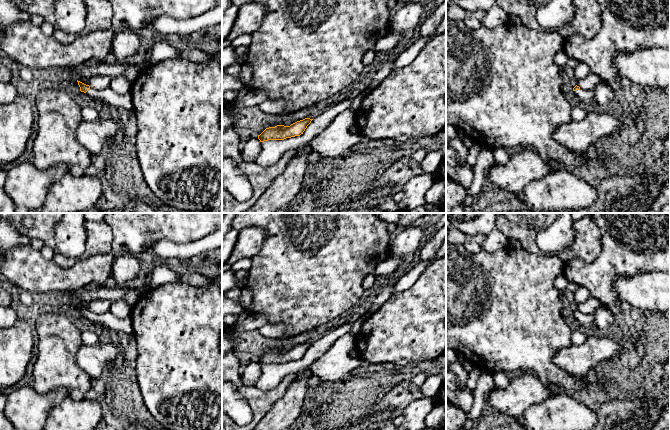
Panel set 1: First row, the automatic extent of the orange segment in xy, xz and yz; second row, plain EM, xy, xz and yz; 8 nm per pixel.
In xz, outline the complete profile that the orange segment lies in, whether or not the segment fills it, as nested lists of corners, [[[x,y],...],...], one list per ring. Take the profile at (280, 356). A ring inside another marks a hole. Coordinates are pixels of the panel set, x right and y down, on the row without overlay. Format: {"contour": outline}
{"contour": [[[305,342],[290,350],[277,349],[275,351],[266,352],[260,359],[258,359],[258,363],[260,366],[264,366],[268,364],[284,364],[286,362],[300,360],[312,344],[313,343]]]}

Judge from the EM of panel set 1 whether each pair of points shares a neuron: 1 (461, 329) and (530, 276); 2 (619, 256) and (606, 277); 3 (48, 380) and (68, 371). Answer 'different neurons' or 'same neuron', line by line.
1: same neuron
2: same neuron
3: same neuron

